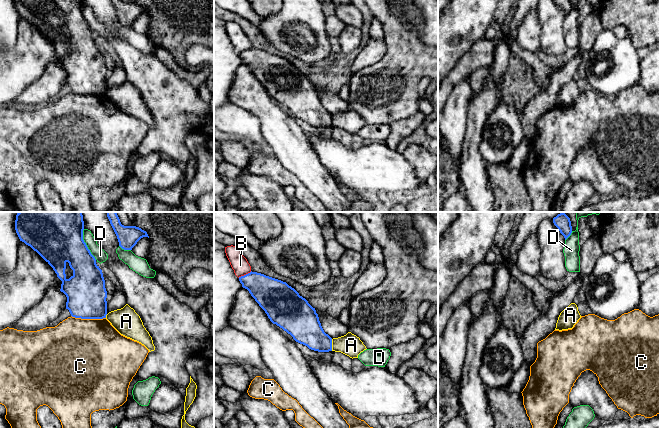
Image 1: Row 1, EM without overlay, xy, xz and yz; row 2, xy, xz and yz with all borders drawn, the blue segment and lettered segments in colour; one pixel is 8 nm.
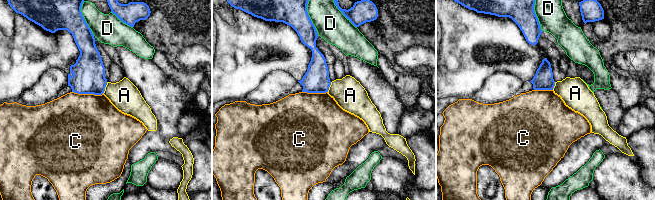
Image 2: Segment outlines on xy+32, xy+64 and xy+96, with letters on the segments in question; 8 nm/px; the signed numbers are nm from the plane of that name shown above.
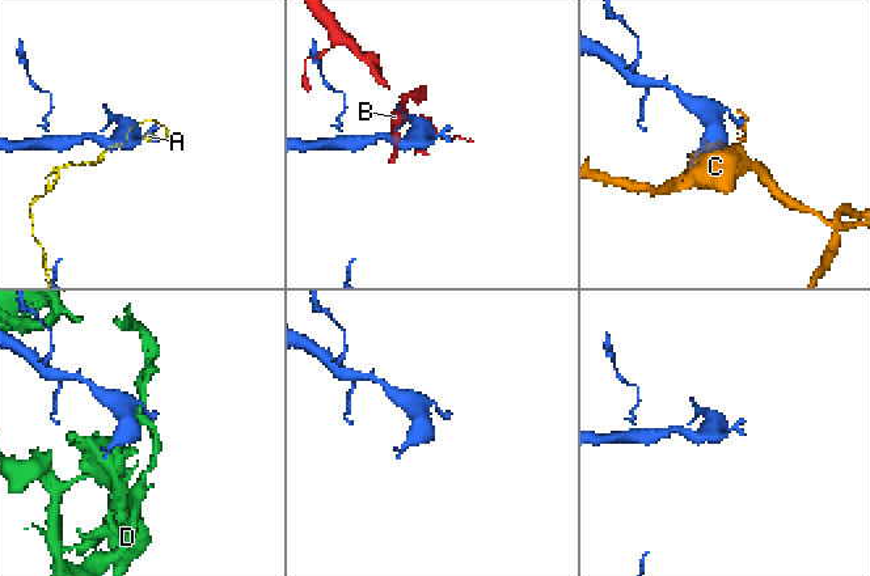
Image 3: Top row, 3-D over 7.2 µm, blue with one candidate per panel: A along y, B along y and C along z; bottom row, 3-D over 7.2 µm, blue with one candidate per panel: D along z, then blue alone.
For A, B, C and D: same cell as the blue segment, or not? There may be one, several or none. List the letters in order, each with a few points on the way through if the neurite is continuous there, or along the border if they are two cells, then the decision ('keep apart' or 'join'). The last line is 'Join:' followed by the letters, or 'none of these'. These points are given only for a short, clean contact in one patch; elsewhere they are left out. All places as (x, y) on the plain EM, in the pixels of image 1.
A: border along xz (331, 115), (332, 126); keep apart
B: keep apart
C: keep apart
D: keep apart
Join: none of these

